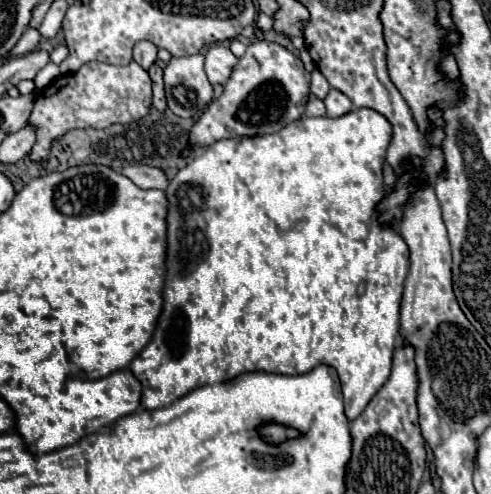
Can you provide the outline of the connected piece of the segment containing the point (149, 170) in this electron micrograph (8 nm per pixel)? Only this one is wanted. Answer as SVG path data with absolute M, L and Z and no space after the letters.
M131 165L121 171L125 177L129 177L135 185L141 189L165 189L169 185L169 179L163 169L151 167L151 165Z

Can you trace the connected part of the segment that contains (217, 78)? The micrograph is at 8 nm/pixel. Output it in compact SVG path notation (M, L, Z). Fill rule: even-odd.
M211 45L205 53L205 73L211 85L225 85L233 67L237 65L237 57L225 45Z

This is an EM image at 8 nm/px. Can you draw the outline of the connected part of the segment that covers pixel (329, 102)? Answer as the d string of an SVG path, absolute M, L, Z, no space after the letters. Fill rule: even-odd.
M331 89L327 93L327 97L325 97L325 107L327 107L327 115L329 117L339 117L339 115L347 113L353 105L351 105L351 101L349 101L347 95L343 95L337 89Z

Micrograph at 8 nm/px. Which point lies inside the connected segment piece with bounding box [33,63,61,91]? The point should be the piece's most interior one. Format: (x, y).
(47, 74)

